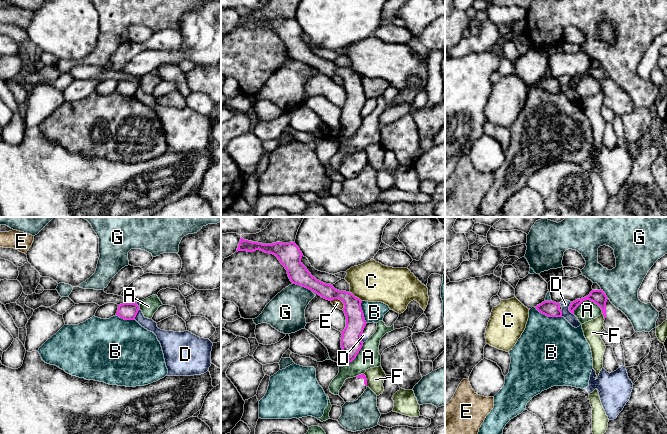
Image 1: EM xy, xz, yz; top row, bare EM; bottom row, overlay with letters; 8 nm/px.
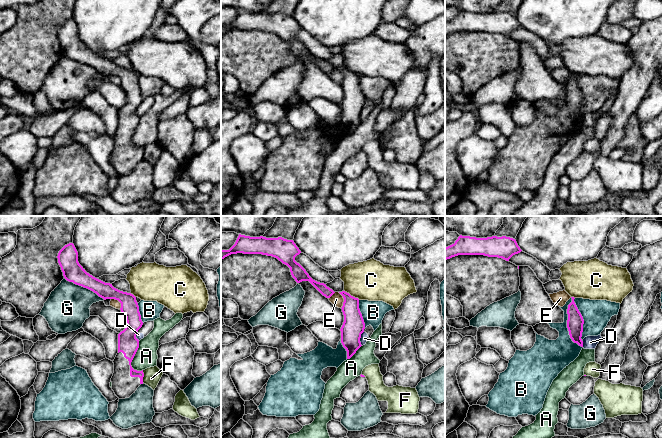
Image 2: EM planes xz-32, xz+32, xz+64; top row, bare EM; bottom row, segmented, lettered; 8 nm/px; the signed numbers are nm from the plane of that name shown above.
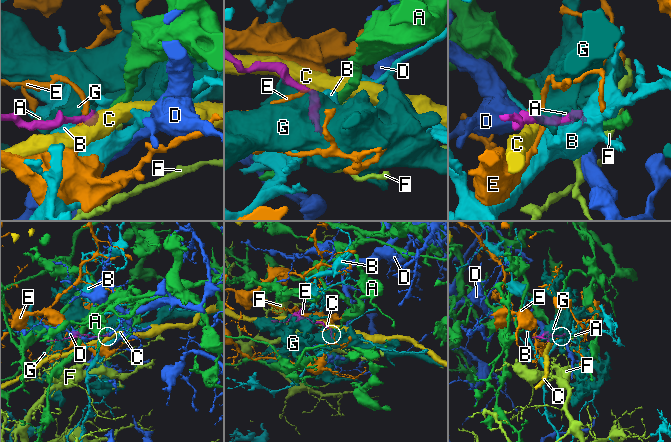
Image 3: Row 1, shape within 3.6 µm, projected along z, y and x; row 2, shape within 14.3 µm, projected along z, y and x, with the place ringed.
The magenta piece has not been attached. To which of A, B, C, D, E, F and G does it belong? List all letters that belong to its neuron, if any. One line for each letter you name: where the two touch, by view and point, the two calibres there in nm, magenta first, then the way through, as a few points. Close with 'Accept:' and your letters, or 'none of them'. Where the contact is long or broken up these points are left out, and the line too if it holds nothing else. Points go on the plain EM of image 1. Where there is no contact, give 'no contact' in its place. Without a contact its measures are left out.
Accept: none of them

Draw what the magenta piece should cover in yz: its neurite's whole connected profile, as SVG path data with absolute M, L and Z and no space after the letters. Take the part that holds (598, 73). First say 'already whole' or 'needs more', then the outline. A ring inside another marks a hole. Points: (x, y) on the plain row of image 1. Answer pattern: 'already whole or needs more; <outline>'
needs more; M593 59L592 67L584 74L571 78L569 87L574 90L574 86L585 76L590 76L597 80L604 91L604 105L612 109L619 116L630 114L634 109L634 103L628 93L616 84L597 59Z

